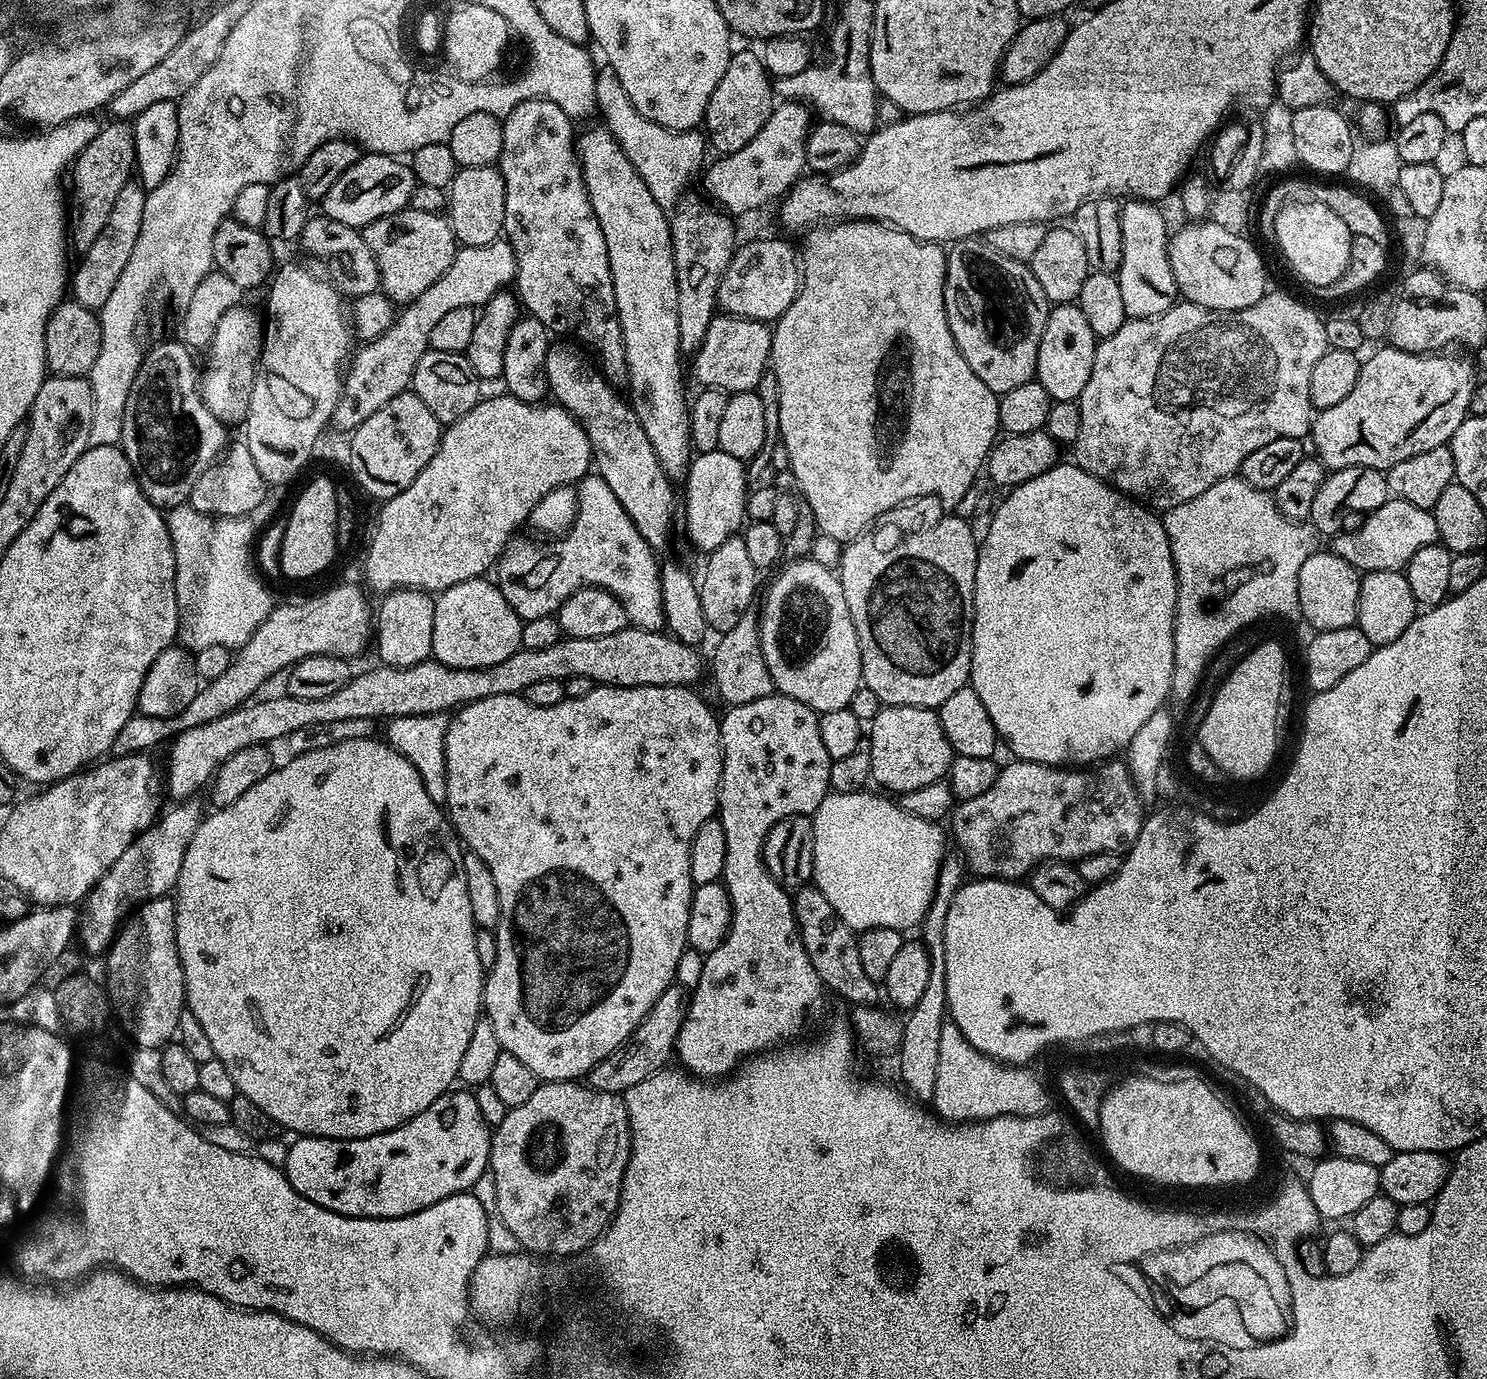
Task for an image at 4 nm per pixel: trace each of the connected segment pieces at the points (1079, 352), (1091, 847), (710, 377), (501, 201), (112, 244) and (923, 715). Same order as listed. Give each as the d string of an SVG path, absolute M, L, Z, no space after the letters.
M1079 303L1058 304L1049 311L1046 330L1042 330L1042 342L1038 346L1036 375L1034 379L1044 387L1053 401L1079 401L1086 382L1090 382L1090 370L1094 370L1094 354L1098 338L1090 330L1086 314L1082 314Z
M1018 759L1011 763L1001 767L994 782L982 790L982 794L959 801L950 813L952 836L961 848L957 849L966 861L967 871L973 877L1023 881L1044 860L1079 862L1103 852L1124 854L1138 838L1146 812L1140 809L1142 804L1136 795L1127 763L1104 762L1091 770Z
M717 314L712 317L710 326L706 330L706 338L696 355L691 357L690 372L696 375L697 385L706 388L717 388L729 394L733 392L750 392L759 386L759 379L769 371L772 359L772 328L765 321L751 320L741 316Z
M470 166L460 168L446 189L448 194L447 219L452 226L452 233L463 247L486 246L494 242L504 230L506 214L506 186L499 167Z
M128 181L117 195L113 209L110 210L109 221L103 226L98 238L83 251L78 268L75 267L70 276L71 295L80 305L96 312L110 298L114 283L118 282L119 275L126 268L138 240L146 196L147 191L137 181Z
M897 704L881 707L878 718L870 721L870 758L872 780L889 788L884 789L889 793L899 794L945 779L954 753L933 709Z

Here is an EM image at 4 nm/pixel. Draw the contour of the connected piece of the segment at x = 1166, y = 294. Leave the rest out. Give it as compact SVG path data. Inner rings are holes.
M1128 198L1120 204L1120 225L1122 226L1122 262L1119 272L1115 273L1118 286L1122 286L1122 303L1126 306L1126 314L1130 320L1154 318L1166 314L1177 303L1178 293L1174 274L1168 261L1168 242L1170 227L1160 213L1161 205L1151 200Z

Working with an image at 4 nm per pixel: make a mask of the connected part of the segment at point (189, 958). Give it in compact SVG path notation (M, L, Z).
M358 738L350 742L338 742L334 746L326 746L322 750L310 750L301 756L292 756L284 765L273 767L262 782L254 782L242 798L230 802L230 806L216 808L209 811L200 821L198 830L194 830L194 838L190 838L190 846L184 848L182 870L178 874L178 882L174 889L176 902L176 941L178 942L178 958L182 962L184 975L184 999L187 1011L198 1018L206 1038L210 1038L210 1046L214 1046L216 1060L226 1066L230 1078L234 1078L234 1086L239 1095L250 1098L261 1110L266 1110L270 1118L281 1129L289 1128L292 1134L307 1134L310 1136L329 1136L335 1140L353 1140L366 1138L374 1134L382 1134L386 1130L394 1130L405 1124L410 1118L425 1112L439 1096L443 1096L457 1083L462 1057L466 1046L470 1042L474 1026L482 1018L482 1005L484 1003L484 982L486 969L478 962L478 953L475 950L474 914L470 910L470 897L466 891L466 870L464 869L465 849L462 841L452 827L445 809L426 794L426 786L418 774L418 770L407 758L394 750L391 744L380 738Z

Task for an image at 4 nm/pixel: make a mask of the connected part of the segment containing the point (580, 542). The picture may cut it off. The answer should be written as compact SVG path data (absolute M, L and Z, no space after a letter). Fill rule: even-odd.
M589 474L579 481L578 512L573 526L559 538L548 538L545 544L535 544L532 540L513 538L508 541L503 556L498 561L500 593L510 602L510 606L520 615L521 621L533 620L559 613L560 607L580 588L605 588L622 606L628 615L631 627L665 631L664 607L662 606L662 582L660 581L661 561L656 561L657 553L638 534L638 526L630 522L630 514L622 510L622 502L618 502L614 490L606 486L599 474Z

